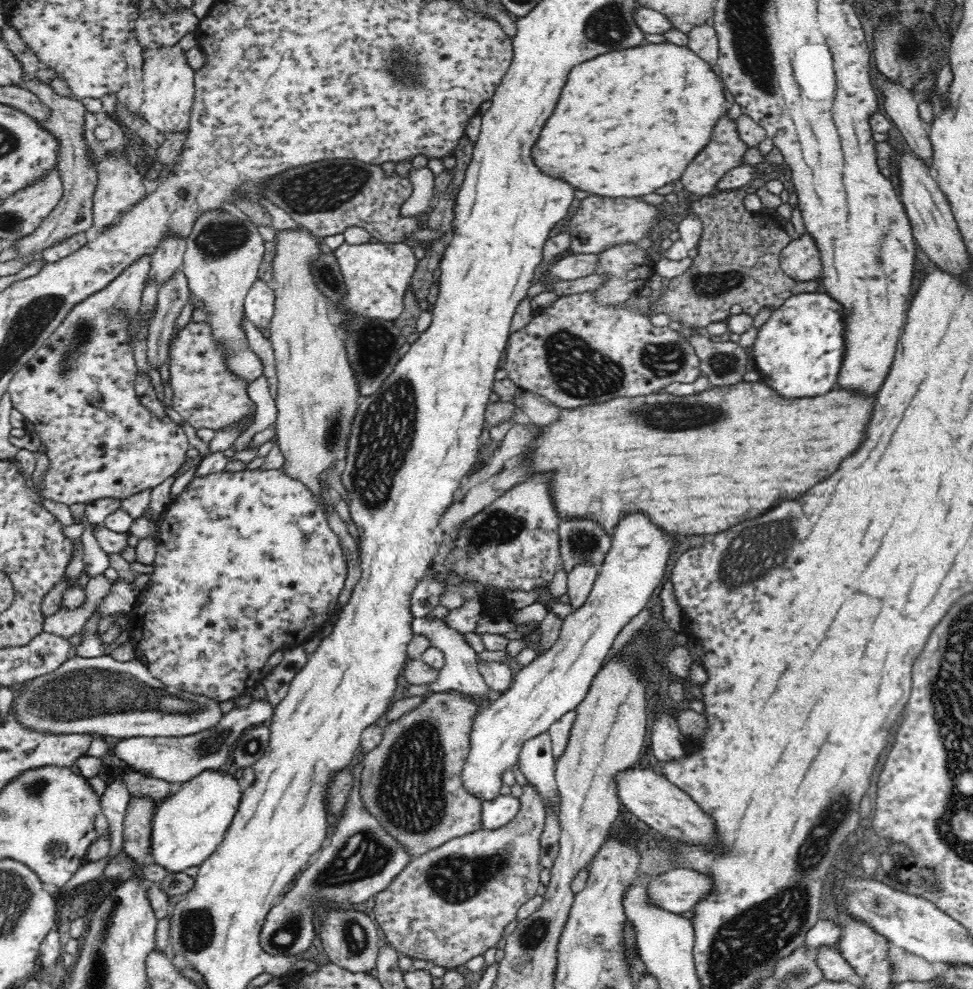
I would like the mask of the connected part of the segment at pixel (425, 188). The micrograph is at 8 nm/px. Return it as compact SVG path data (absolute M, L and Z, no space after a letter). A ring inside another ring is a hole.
M428 167L409 172L412 182L412 194L400 208L400 217L415 217L424 214L426 208L432 206L432 190L434 190L434 176Z

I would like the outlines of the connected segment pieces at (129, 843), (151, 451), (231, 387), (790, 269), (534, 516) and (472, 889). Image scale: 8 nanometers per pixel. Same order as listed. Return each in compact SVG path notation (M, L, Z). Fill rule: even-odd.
M134 798L129 805L124 819L123 848L140 865L151 862L150 831L152 816L157 806L149 798Z
M140 257L139 261L136 261L132 266L128 266L119 277L109 282L108 286L96 291L94 294L90 294L88 298L84 298L82 302L72 306L72 310L68 310L66 318L42 342L38 351L35 352L35 356L32 356L31 360L28 360L20 370L17 370L8 384L7 390L11 397L11 404L14 409L24 416L24 429L27 433L40 437L43 450L48 456L47 470L42 474L40 486L34 484L30 488L33 498L39 502L42 500L52 500L52 502L60 502L60 504L66 504L69 507L79 502L88 505L101 498L130 498L134 494L140 494L144 490L151 490L162 484L162 482L166 482L186 462L186 451L190 448L190 442L184 428L174 423L168 415L158 417L156 413L152 413L148 407L144 407L143 403L140 402L139 396L136 395L135 377L138 372L134 360L134 338L136 334L131 332L131 326L135 318L138 317L140 298L145 287L144 282L146 282L148 270L150 270L150 260L150 257Z
M190 321L186 327L171 340L170 384L174 391L171 406L182 419L192 426L220 431L230 427L235 421L254 413L256 405L247 394L247 384L233 378L225 368L223 352L214 343L208 323Z
M807 232L797 239L792 239L781 250L779 264L781 269L795 281L813 281L822 273L818 247Z
M536 473L531 476L532 478L527 478L521 484L514 486L512 489L509 489L504 495L498 496L494 502L490 502L490 504L486 504L480 512L476 512L474 516L470 516L464 523L460 525L460 528L457 530L457 535L455 538L451 538L447 543L447 553L442 556L444 560L444 564L448 570L449 576L457 576L460 581L455 584L459 587L459 594L462 596L464 603L466 601L478 601L478 603L482 604L484 607L484 614L491 615L492 618L505 618L508 621L511 621L510 618L510 604L508 600L506 600L504 593L506 591L513 590L524 590L524 592L530 592L530 590L534 590L534 588L543 587L552 582L552 578L556 572L558 572L560 568L560 551L559 551L559 524L560 517L556 515L556 509L554 509L554 505L552 505L552 498L550 498L549 492L549 478L548 473Z
M528 784L523 788L522 795L519 797L521 809L516 813L516 816L498 830L482 830L479 829L471 834L452 838L449 842L438 846L436 849L430 850L425 854L414 857L404 870L400 870L400 874L396 874L396 878L392 879L389 886L376 895L376 903L374 904L374 921L380 926L390 945L393 946L400 954L408 955L413 960L430 961L439 967L454 970L458 966L463 966L475 956L483 955L488 948L499 946L503 942L504 927L516 918L518 909L528 903L532 898L537 896L538 887L540 886L540 871L542 869L539 864L540 838L541 832L545 826L547 812L542 803L542 797L538 795L538 791Z

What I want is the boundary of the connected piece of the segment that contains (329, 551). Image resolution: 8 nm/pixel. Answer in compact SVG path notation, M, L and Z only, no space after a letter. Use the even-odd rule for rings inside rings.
M254 469L246 471L220 471L192 479L187 489L172 500L172 503L156 520L156 556L153 570L148 576L147 586L142 591L138 604L128 614L130 619L129 636L135 645L136 653L142 658L154 678L164 682L166 688L184 690L192 694L211 698L215 701L230 700L234 696L245 694L251 690L256 680L252 680L249 672L264 673L266 660L274 650L304 644L318 634L319 630L335 613L340 590L346 580L347 557L340 539L330 526L326 514L316 497L308 488L294 478L289 478L282 469Z

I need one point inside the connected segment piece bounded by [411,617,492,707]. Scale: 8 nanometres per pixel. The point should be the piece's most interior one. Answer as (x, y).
(460, 674)

